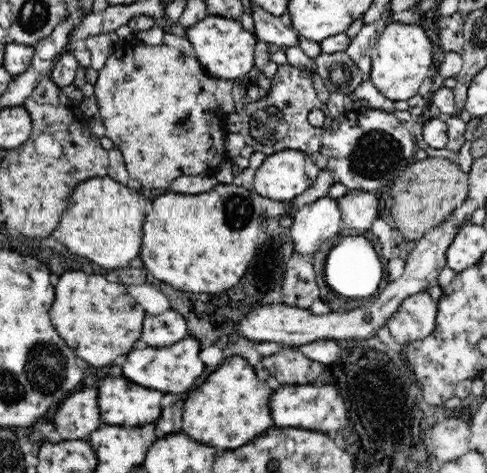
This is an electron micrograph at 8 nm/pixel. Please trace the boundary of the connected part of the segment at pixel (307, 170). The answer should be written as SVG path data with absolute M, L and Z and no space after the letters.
M279 150L255 170L253 190L278 202L293 200L312 186L320 169L310 156L298 150Z

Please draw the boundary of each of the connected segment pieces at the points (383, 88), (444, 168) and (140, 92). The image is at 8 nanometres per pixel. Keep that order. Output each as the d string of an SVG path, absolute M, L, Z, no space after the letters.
M415 22L388 24L376 40L371 56L371 82L374 87L390 100L408 100L415 94L427 78L432 64L432 42L424 28Z
M427 157L408 165L408 168L396 177L394 186L392 186L392 196L394 196L394 206L392 206L392 218L394 220L392 222L404 234L404 238L408 238L400 244L411 245L421 239L426 232L446 224L452 218L453 212L468 198L468 193L468 175L462 171L458 163L439 157Z
M142 43L138 46L132 46L132 48L124 47L124 44L119 44L114 52L110 52L110 56L106 58L104 66L97 72L98 77L94 82L94 98L98 103L98 115L101 118L101 122L106 127L105 134L107 137L118 147L118 150L122 153L124 164L126 165L130 176L137 180L141 185L141 190L150 190L151 188L164 188L168 189L169 184L180 176L214 176L215 172L220 169L222 164L228 160L226 147L224 147L224 140L227 134L226 131L226 117L227 114L222 112L222 108L219 108L218 101L215 99L214 90L216 88L216 79L208 76L200 66L198 61L190 59L184 56L184 54L166 44L162 43L158 46L146 45Z

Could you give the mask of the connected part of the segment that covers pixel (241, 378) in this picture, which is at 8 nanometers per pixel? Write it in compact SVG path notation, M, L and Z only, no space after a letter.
M242 356L226 358L216 372L212 372L204 384L189 391L184 401L182 430L190 439L210 444L214 448L234 450L238 446L250 444L258 434L274 426L270 416L270 396L272 388L260 382L256 370Z

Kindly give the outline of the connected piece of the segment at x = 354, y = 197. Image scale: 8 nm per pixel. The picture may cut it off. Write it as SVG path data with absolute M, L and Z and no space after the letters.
M352 191L338 199L342 224L354 230L368 230L378 218L380 198L375 191Z

